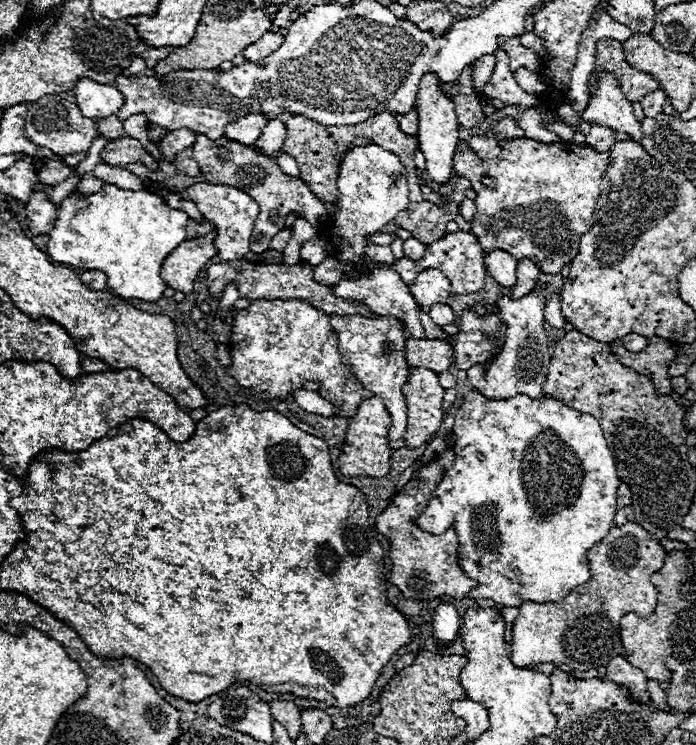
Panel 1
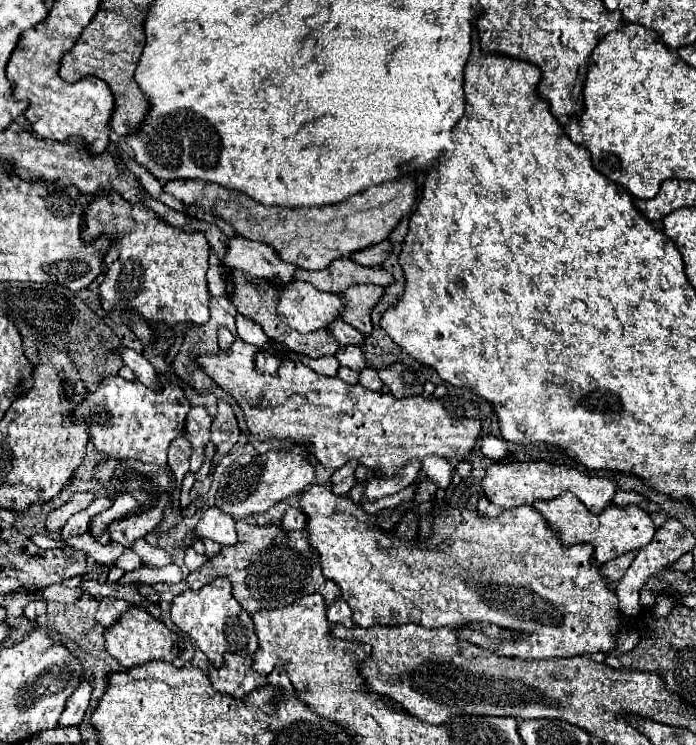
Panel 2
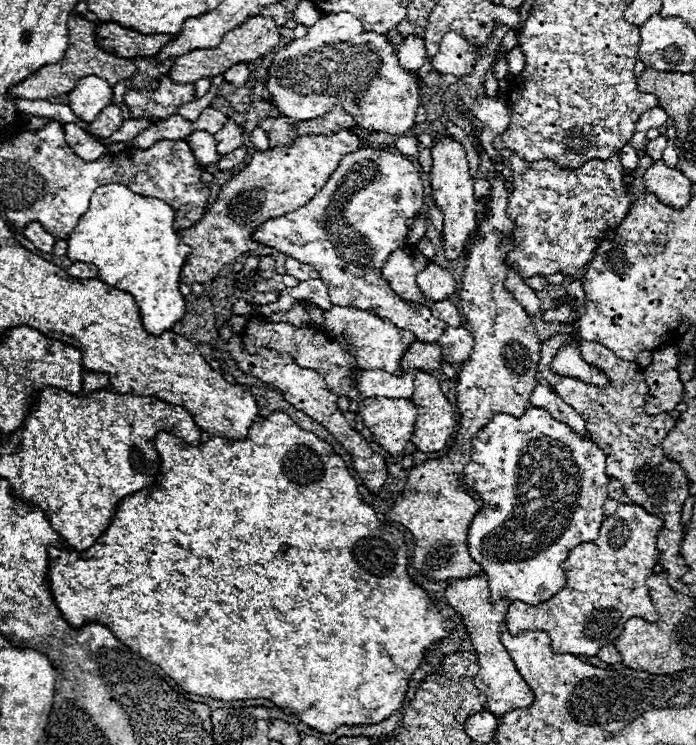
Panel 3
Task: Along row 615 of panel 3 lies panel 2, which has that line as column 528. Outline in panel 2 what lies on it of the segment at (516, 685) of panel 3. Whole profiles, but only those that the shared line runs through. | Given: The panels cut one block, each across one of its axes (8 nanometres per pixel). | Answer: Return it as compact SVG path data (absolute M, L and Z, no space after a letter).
M530 460L530 462L496 462L486 468L486 476L480 484L480 492L494 502L496 506L507 510L516 506L532 506L536 500L552 500L564 492L572 492L580 502L592 510L594 514L602 512L606 506L610 506L614 494L618 490L618 482L610 478L598 478L598 476L586 476L572 464L556 464L550 460Z

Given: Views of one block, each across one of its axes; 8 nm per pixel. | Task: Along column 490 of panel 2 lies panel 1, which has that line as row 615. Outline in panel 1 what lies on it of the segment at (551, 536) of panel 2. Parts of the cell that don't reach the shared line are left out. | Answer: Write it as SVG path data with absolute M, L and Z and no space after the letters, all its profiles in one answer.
M626 522L622 526L610 528L608 536L600 540L594 548L590 548L588 556L588 568L590 568L590 580L570 596L566 596L558 604L536 604L536 602L524 602L520 608L518 618L512 626L512 664L518 668L528 668L534 664L562 664L576 670L576 674L586 672L596 666L606 666L612 658L622 656L622 642L620 642L620 618L628 612L634 612L642 618L650 616L656 608L656 588L650 584L650 576L662 568L666 552L658 544L658 540L652 538L650 532L646 532L636 522Z

